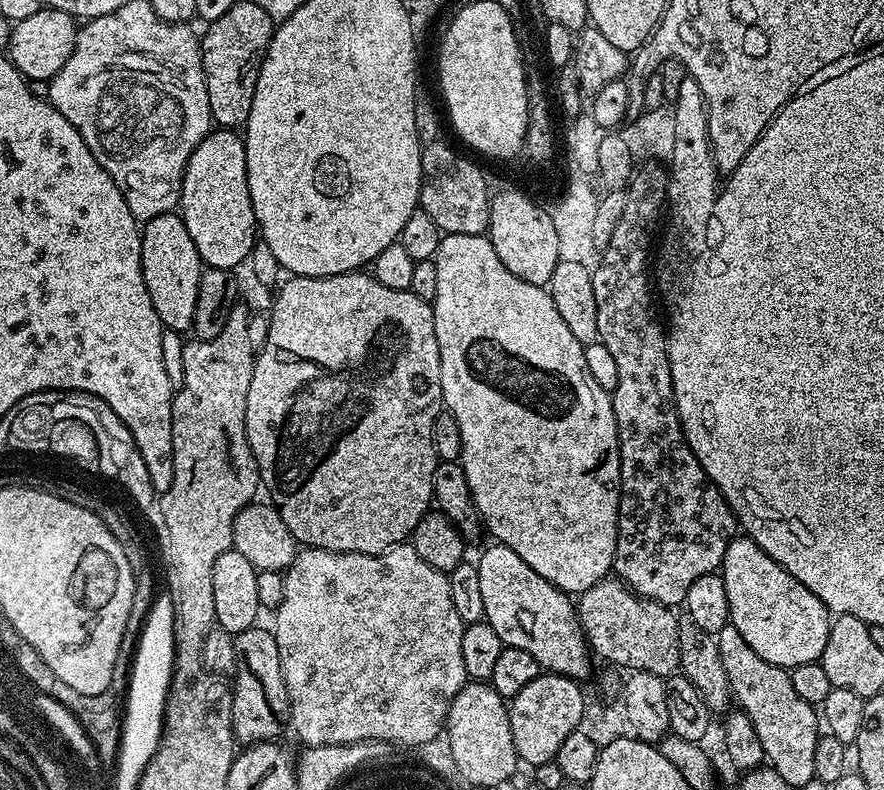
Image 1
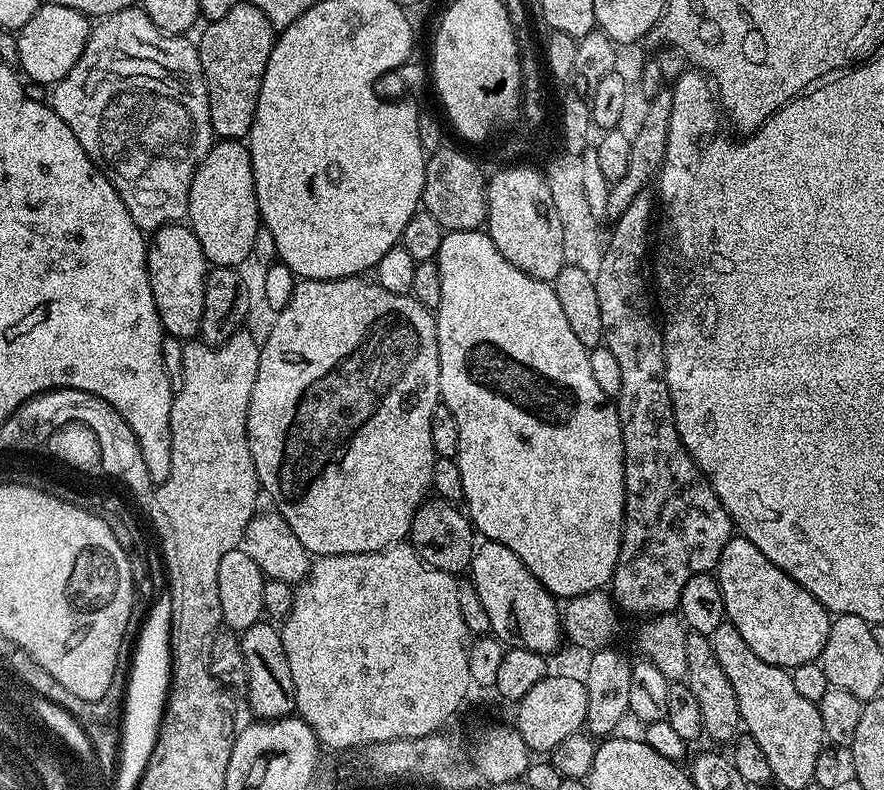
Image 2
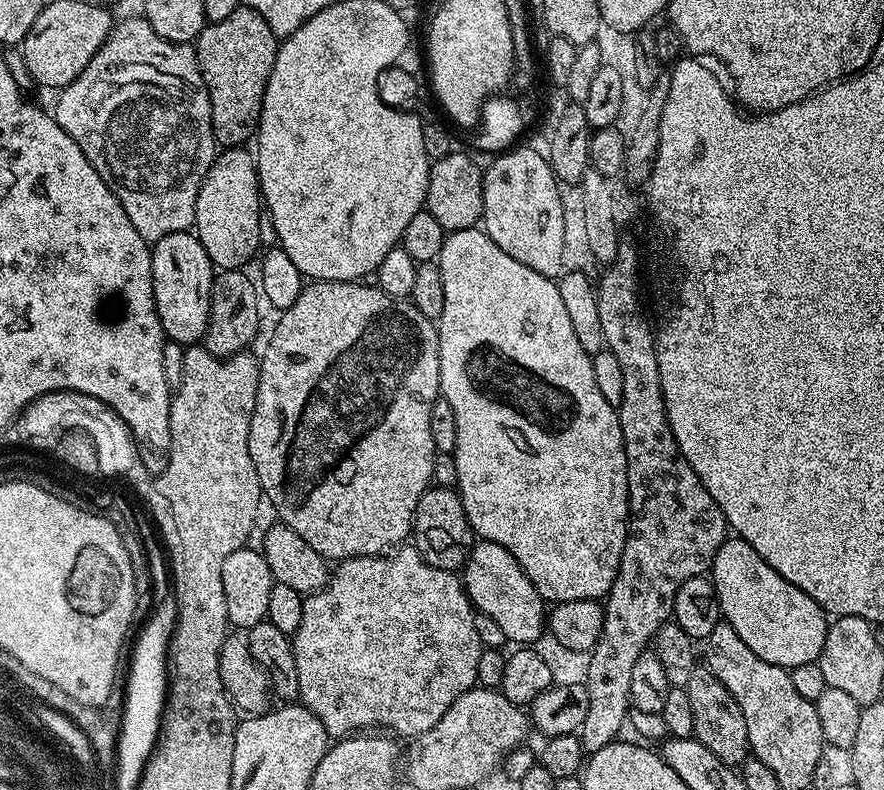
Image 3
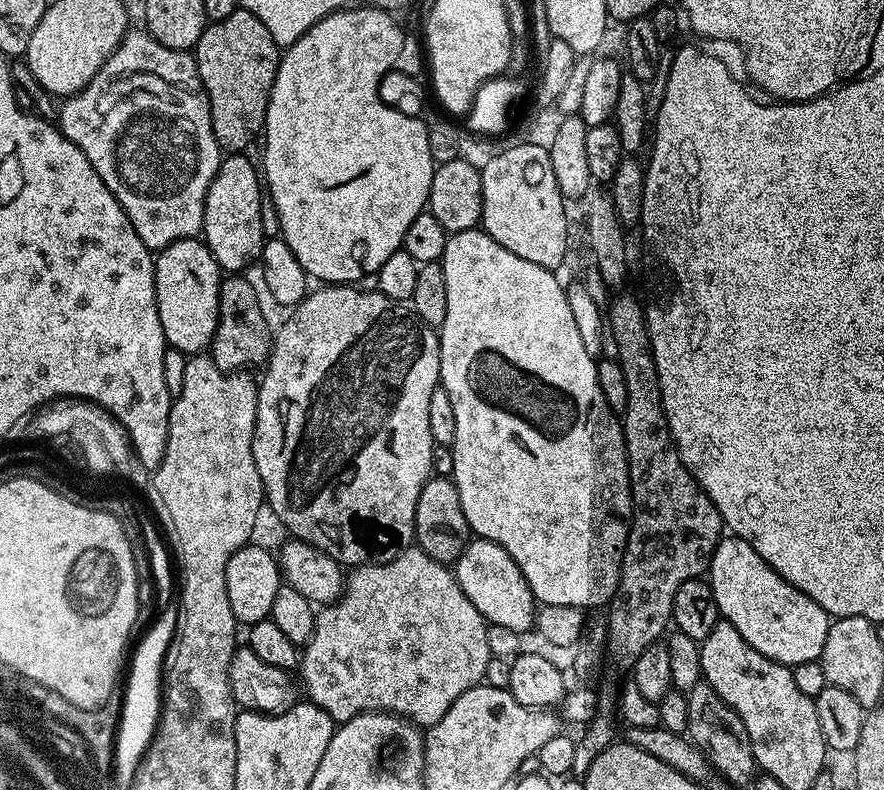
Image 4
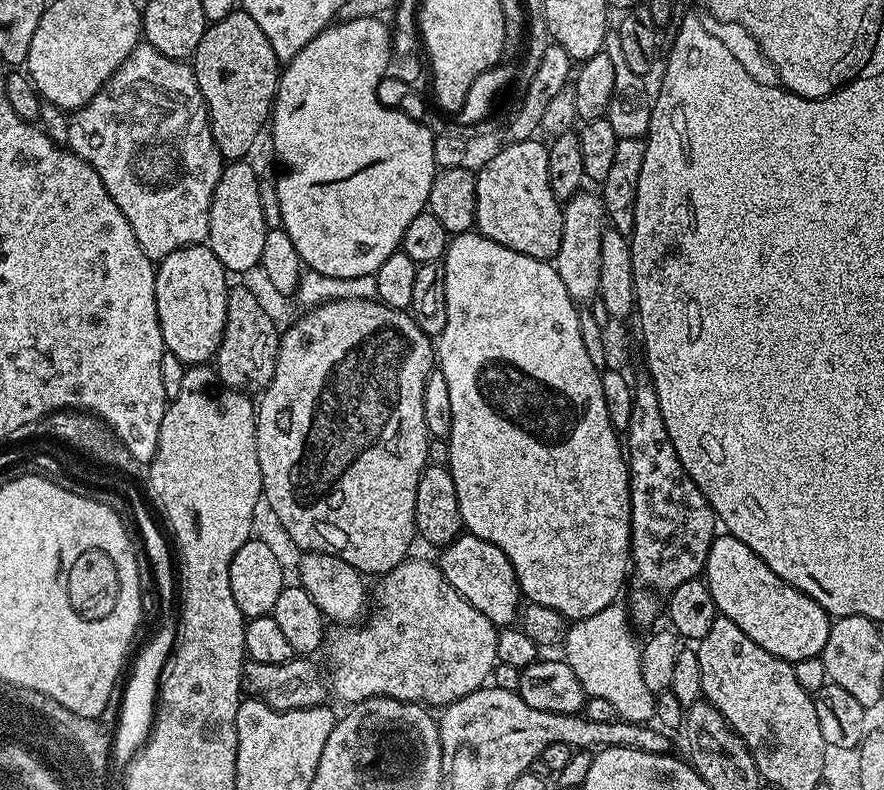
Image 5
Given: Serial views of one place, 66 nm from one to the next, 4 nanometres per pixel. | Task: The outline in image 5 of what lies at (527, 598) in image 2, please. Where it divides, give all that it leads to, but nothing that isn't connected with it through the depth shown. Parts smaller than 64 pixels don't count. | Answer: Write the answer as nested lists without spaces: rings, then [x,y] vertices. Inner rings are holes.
[[[461,534],[443,545],[441,552],[444,553],[438,557],[438,563],[446,582],[450,582],[474,610],[482,610],[482,614],[497,626],[517,623],[522,607],[520,583],[516,580],[514,566],[510,566],[510,558],[506,558],[498,546],[471,534]]]

